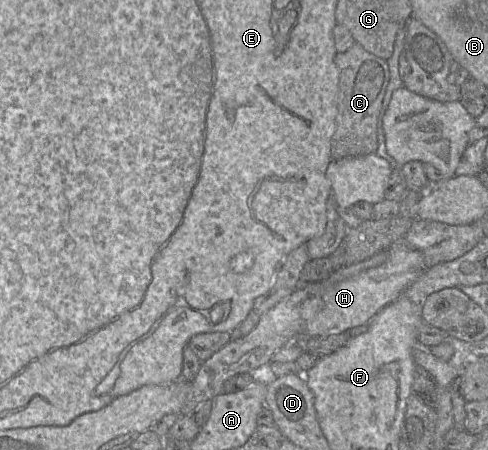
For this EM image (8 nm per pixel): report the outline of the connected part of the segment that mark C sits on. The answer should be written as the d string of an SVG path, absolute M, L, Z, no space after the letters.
M355 42L345 52L335 55L339 70L339 102L337 128L331 139L332 160L375 153L378 148L377 121L390 78L387 60Z

